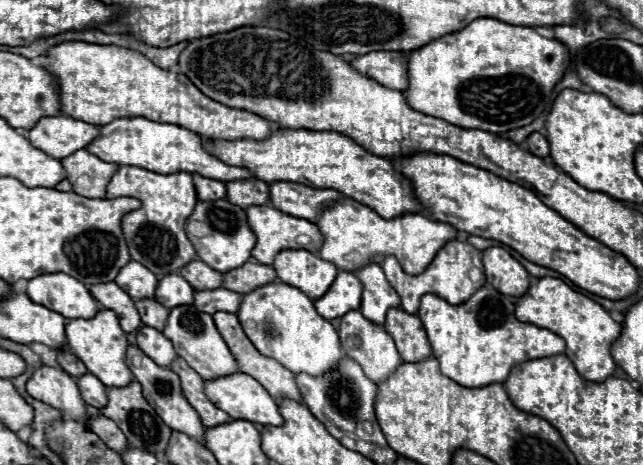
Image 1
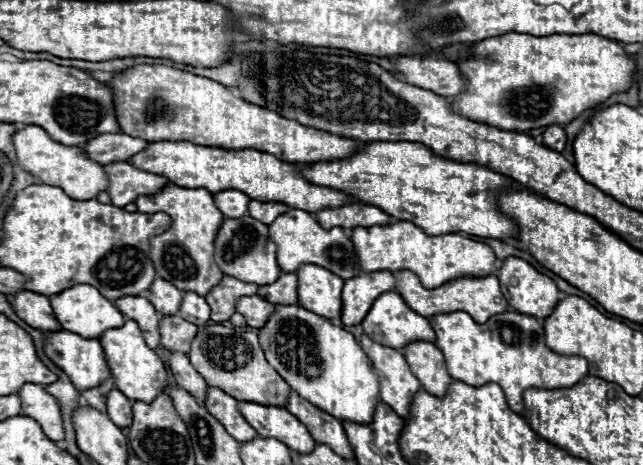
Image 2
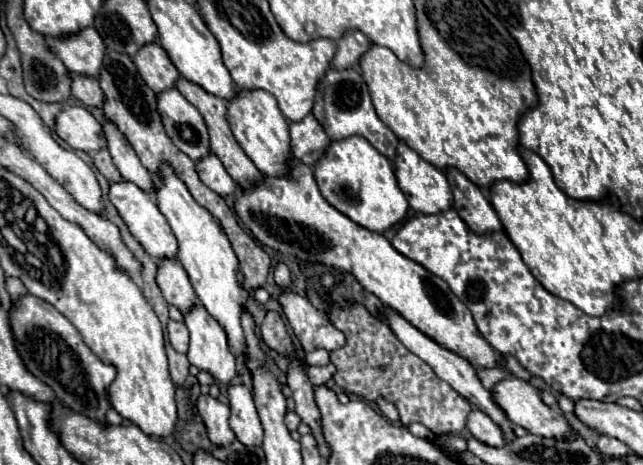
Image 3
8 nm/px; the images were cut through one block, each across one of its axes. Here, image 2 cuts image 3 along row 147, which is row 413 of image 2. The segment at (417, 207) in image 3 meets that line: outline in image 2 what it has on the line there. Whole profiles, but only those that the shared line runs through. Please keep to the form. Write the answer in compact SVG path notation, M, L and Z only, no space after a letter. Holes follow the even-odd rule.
M362 334L360 346L366 352L366 356L372 360L372 366L378 374L380 384L380 398L396 410L402 418L408 418L412 396L418 392L420 382L410 372L404 354L396 348L382 346Z

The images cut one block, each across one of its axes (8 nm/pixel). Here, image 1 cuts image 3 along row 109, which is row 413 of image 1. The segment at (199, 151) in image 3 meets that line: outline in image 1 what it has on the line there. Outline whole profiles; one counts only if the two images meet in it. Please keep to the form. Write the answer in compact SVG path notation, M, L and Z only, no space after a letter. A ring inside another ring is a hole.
M128 346L126 348L126 366L130 368L130 372L134 374L134 378L142 384L142 394L144 398L150 402L150 406L156 410L156 414L160 414L160 418L172 428L172 430L178 430L178 432L184 432L188 434L190 438L196 438L198 442L204 442L204 426L198 418L198 414L194 412L194 408L186 402L186 398L182 396L182 390L180 390L180 380L178 376L168 370L168 368L162 368L158 364L154 364L140 348L136 346Z

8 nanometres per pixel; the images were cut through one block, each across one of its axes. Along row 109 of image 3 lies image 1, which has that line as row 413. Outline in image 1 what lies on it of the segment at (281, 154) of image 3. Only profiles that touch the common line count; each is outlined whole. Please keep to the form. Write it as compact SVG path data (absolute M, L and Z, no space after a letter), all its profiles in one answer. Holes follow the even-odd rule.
M234 372L230 376L218 376L204 382L204 394L214 402L220 410L224 410L234 420L248 420L258 424L270 424L270 426L282 426L284 420L280 412L276 410L276 400L248 374Z

